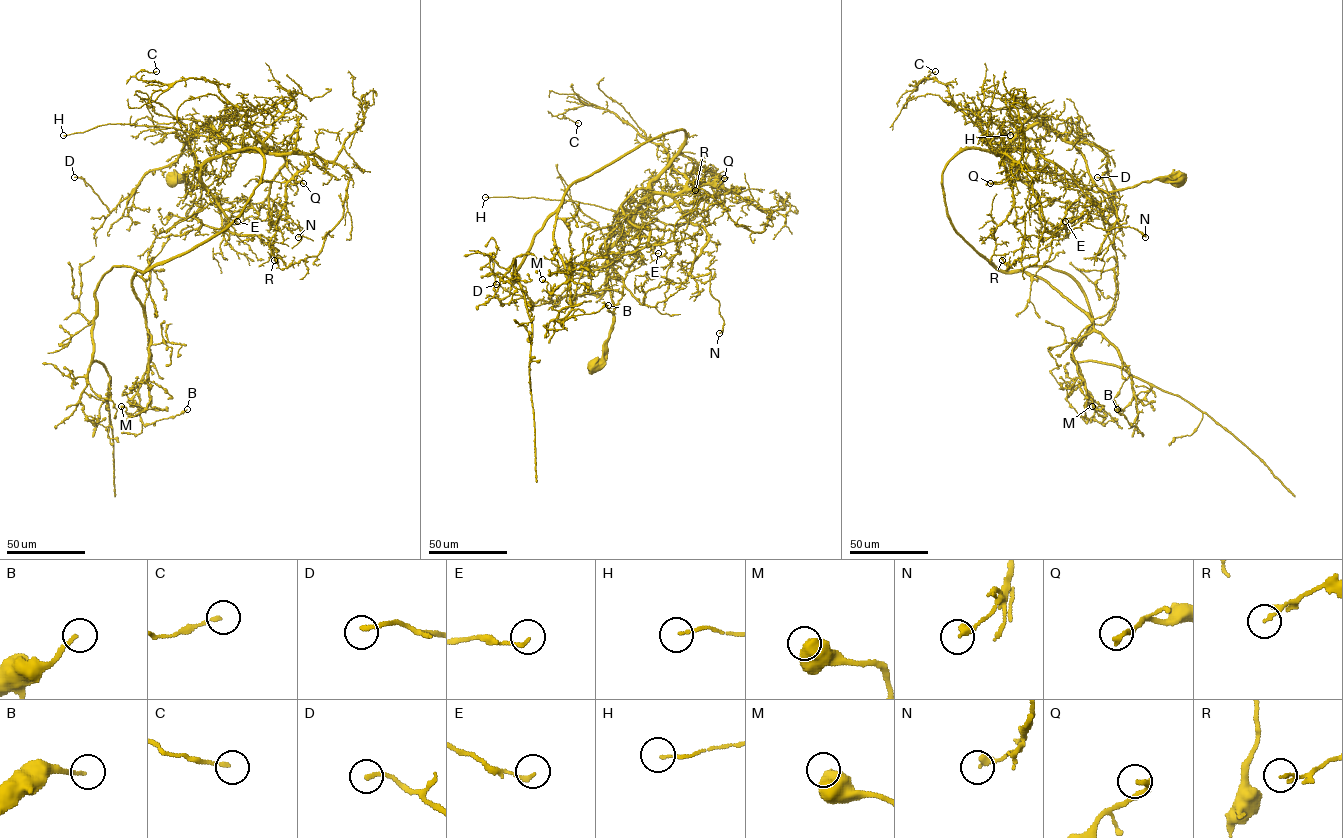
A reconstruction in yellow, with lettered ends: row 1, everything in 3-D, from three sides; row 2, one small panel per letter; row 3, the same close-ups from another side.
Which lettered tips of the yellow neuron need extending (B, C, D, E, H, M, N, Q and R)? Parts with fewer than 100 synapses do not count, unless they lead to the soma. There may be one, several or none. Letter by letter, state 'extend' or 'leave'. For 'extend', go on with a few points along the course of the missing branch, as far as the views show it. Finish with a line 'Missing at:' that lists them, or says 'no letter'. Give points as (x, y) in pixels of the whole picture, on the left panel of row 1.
B: leave
C: leave
D: leave
E: leave
H: leave
M: leave
N: leave
Q: leave
R: leave
Missing at: no letter

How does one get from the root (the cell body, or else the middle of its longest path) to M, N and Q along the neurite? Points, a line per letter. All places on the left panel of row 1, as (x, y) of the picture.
M: (169, 180), (190, 192), (184, 173), (226, 151), (263, 159), (225, 228), (133, 275), (151, 402), (121, 406)
N: (169, 180), (190, 192), (184, 173), (196, 165), (276, 149), (286, 162), (269, 213), (301, 227), (298, 237)
Q: (169, 180), (185, 180), (190, 192), (184, 173), (254, 151), (303, 154), (307, 165), (293, 178), (303, 183)

